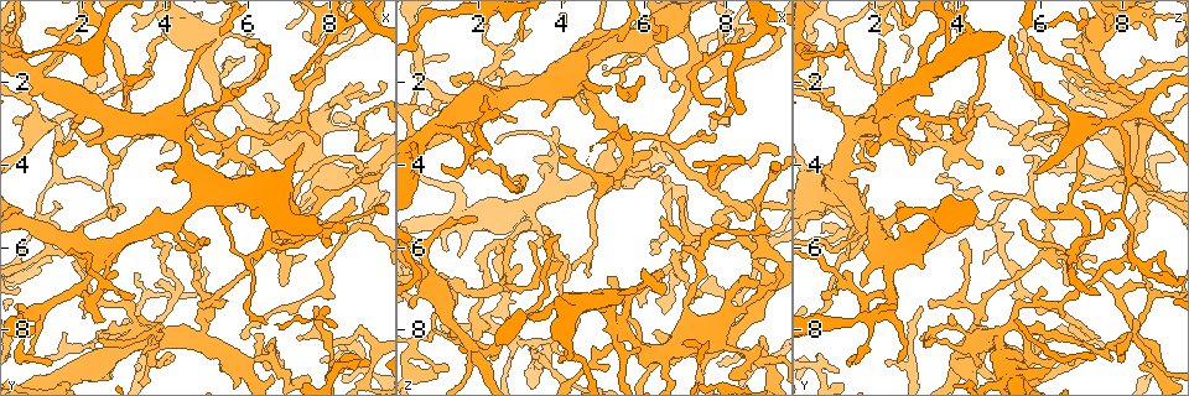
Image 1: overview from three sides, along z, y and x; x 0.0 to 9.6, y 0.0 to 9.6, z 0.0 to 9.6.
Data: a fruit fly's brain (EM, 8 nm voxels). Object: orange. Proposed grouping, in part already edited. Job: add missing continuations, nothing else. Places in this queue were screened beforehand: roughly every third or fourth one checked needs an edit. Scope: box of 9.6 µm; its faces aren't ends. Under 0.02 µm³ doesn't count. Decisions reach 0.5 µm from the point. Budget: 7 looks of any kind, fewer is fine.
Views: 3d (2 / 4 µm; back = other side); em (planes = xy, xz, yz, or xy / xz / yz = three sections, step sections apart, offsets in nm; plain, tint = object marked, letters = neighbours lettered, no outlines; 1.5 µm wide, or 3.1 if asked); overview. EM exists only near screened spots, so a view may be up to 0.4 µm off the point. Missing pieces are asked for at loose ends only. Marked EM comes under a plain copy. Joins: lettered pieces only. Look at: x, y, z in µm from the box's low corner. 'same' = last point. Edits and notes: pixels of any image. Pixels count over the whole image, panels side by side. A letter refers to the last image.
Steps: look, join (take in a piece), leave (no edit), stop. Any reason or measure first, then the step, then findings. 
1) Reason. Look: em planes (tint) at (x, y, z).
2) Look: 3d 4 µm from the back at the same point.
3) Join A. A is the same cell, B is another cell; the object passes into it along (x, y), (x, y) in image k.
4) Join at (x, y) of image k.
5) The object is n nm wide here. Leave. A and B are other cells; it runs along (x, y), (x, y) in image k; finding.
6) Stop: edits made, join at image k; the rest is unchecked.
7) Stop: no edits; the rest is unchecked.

Branch stops here. Look: em planes (letters) at (3.95, 8.85, 6.75).

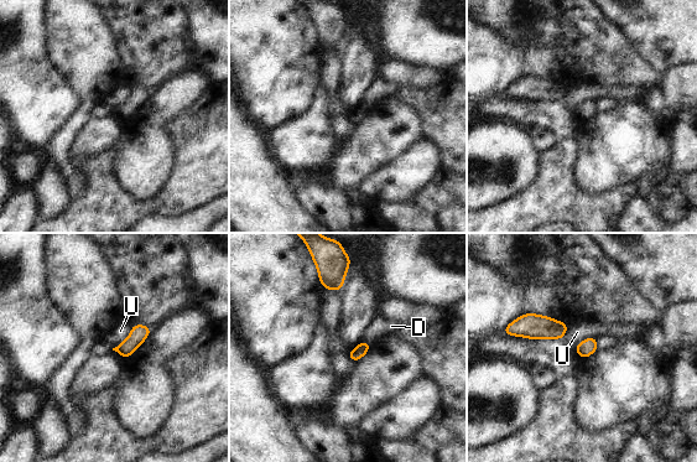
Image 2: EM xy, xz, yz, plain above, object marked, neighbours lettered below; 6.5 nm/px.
Leave. D and U are other cells; a border runs along (133, 325), (129, 335), (113, 348) in image 2; none of them fits.

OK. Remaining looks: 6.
Tapers out. Look: 3d 2 µm at (3.05, 5.15, 6.60).

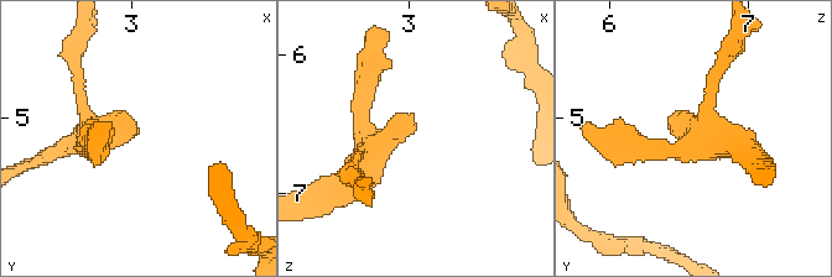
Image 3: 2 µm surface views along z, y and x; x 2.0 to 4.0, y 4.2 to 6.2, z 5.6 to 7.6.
Need the tissue. Look: em yz step 8 (letters) at (3.04, 5.12, 6.56).

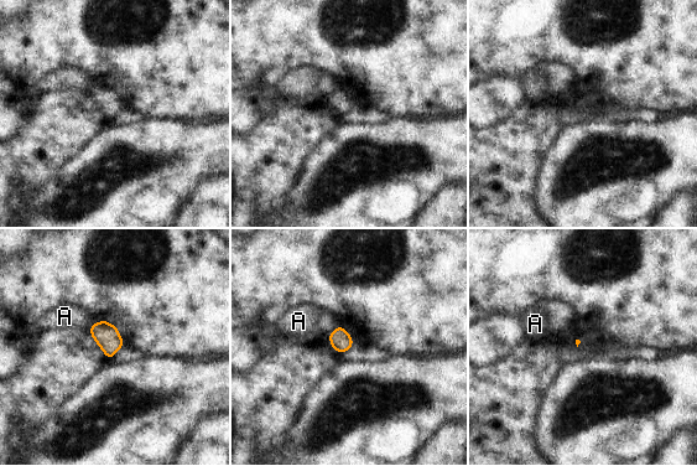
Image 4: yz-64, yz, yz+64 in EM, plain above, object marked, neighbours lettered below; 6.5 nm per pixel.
Another direction. Look: em planes (letters) at the same point.

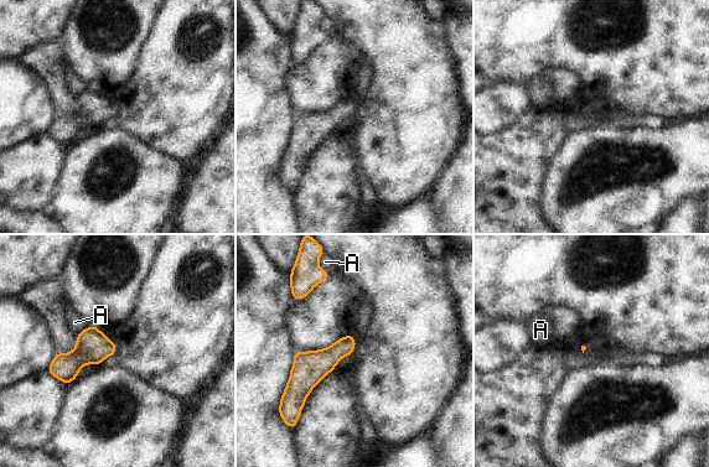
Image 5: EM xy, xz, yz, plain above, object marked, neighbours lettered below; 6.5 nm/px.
Leave. A is another cell; none of them fits.

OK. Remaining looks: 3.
An open end. Look: em xy step 4 (letters) at (1.95, 6.50, 3.15).

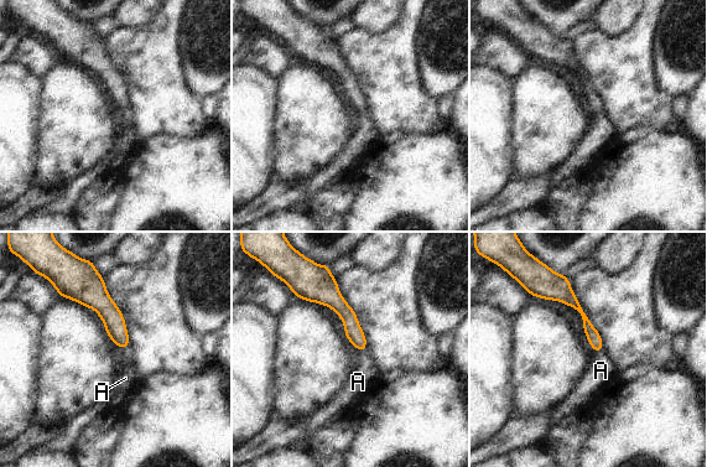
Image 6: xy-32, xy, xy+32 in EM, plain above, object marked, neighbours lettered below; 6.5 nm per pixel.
Join A. A is the same cell; the object passes into it along (593, 336), (598, 351), (601, 370) in image 6; the neuron continues.

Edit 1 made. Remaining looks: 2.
Stop: edits made, join at image 6; the rest is unchecked.

